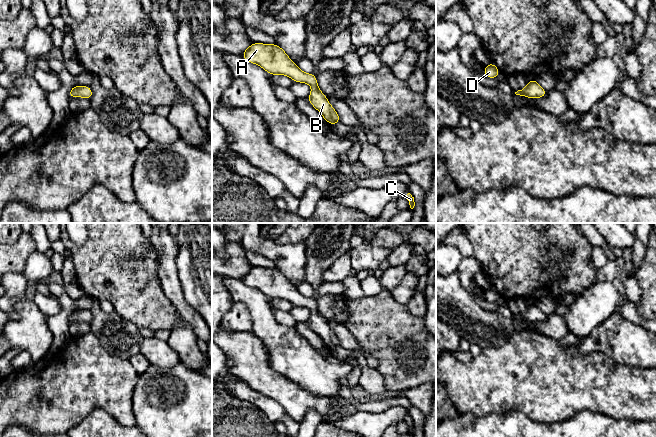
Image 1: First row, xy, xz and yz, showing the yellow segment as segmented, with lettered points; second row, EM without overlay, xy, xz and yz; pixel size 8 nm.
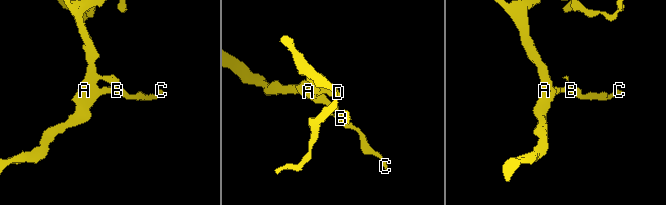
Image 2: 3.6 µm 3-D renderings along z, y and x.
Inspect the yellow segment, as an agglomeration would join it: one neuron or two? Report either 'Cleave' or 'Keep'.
Keep

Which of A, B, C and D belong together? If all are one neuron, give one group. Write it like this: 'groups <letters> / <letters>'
groups A B C D

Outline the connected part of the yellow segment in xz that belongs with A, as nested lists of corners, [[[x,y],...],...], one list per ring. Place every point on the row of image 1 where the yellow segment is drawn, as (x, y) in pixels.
[[[252,43],[241,55],[244,60],[249,63],[254,63],[262,67],[270,75],[286,75],[290,77],[293,82],[307,83],[311,86],[311,93],[308,95],[307,99],[311,105],[320,112],[322,117],[330,125],[340,123],[340,117],[336,110],[329,103],[327,97],[318,87],[318,82],[316,75],[311,73],[305,73],[301,71],[296,63],[294,63],[287,53],[277,44],[264,44],[264,43]]]

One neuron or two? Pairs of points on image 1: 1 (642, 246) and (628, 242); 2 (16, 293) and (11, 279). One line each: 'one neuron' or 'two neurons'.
1: two neurons
2: one neuron

